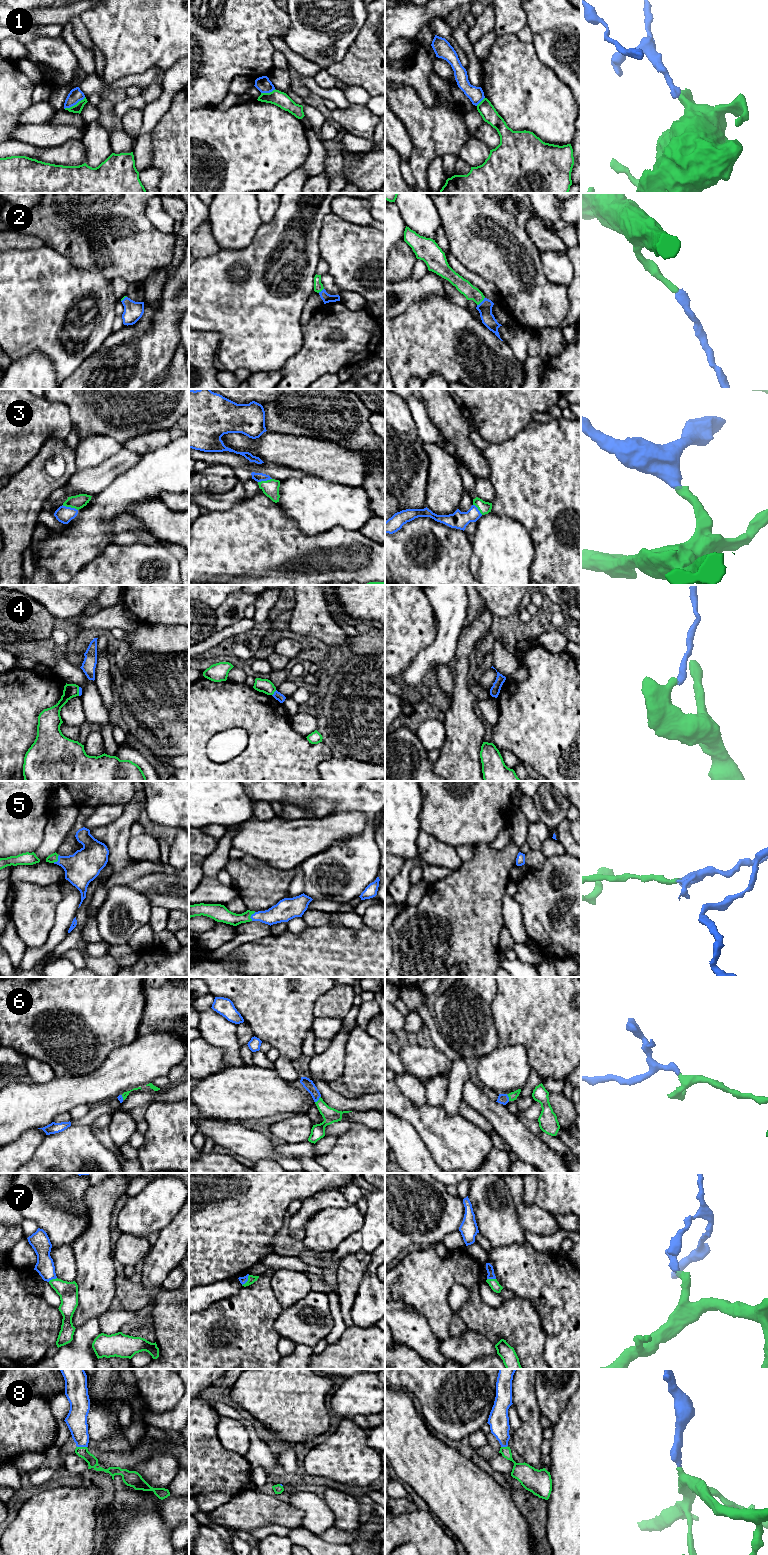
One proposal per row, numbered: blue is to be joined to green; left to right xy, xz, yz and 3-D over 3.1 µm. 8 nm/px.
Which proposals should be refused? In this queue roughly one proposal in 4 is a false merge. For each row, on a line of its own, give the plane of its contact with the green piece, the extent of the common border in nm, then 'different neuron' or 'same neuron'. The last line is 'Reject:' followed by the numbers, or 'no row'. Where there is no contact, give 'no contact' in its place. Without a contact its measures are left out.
1: xy | 200 nm | different neuron
2: yz | 90 nm | same neuron
3: xy | 130 nm | same neuron
4: xz | 60 nm | different neuron
5: xy | 80 nm | same neuron
6: xz | 70 nm | same neuron
7: xz | 110 nm | same neuron
8: xy | 80 nm | same neuron
Reject: 1, 4

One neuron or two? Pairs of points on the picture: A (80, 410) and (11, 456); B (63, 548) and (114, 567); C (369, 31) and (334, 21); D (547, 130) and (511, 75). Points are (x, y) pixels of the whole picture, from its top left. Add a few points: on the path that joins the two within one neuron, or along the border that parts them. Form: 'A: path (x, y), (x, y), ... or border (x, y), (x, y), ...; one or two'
A: border (53, 401), (63, 403), (68, 408), (72, 426); two
B: border (110, 544), (75, 574); two
C: border (367, 10), (367, 18), (348, 49); two
D: path (547, 116), (522, 89); one

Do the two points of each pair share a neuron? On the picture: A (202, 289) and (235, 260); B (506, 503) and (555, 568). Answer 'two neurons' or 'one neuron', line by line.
A: one neuron
B: one neuron

